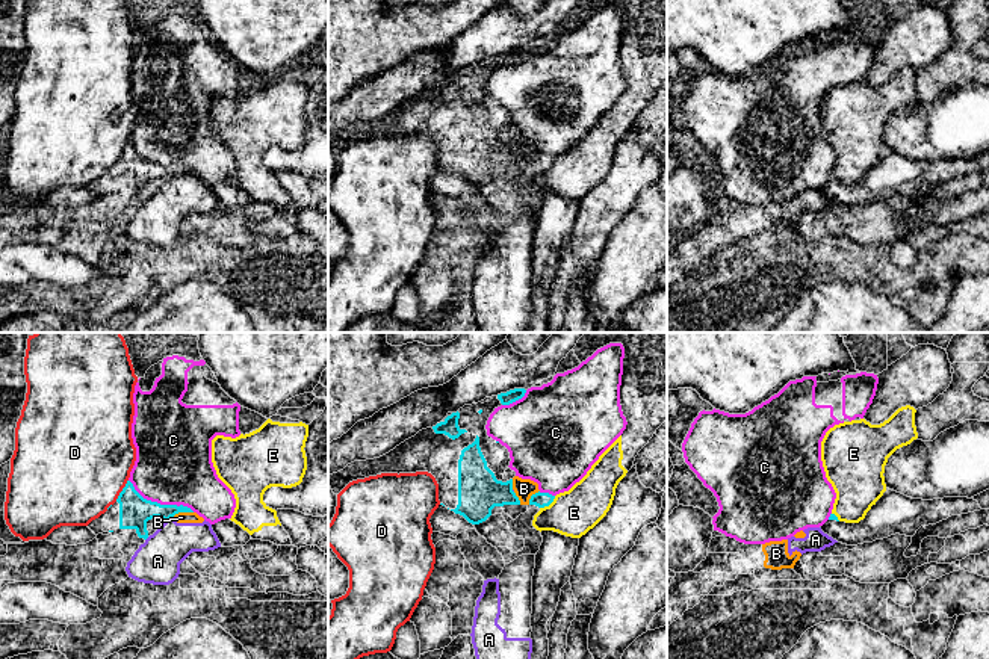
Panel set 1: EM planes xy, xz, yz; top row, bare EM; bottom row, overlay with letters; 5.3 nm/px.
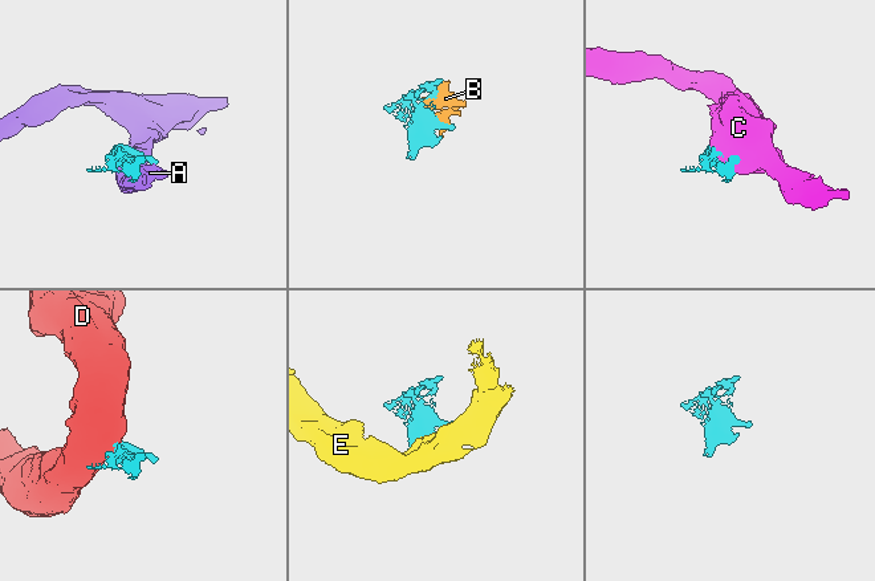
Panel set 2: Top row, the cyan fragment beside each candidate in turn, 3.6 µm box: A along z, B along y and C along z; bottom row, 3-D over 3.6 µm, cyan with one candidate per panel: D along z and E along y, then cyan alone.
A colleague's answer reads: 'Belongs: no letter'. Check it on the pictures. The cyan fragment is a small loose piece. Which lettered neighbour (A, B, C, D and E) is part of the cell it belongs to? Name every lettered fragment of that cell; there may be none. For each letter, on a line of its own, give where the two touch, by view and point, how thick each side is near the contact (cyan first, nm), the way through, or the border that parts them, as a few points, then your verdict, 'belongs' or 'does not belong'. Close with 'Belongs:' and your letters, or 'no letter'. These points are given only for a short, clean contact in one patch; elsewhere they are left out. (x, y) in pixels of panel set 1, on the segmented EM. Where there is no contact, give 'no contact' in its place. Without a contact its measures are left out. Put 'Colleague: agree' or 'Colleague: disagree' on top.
Colleague: agree
A: xy (168, 519) | 170/240 nm | along xy (173, 516), (165, 522) | does not belong
B: xy (182, 511) | 170/60 nm | does not belong
C: xy (159, 504) | 170/400 nm | does not belong
D: xy (123, 490) | 170/480 nm | does not belong
E: xz (548, 505) | 80/240 nm | does not belong
Belongs: no letter

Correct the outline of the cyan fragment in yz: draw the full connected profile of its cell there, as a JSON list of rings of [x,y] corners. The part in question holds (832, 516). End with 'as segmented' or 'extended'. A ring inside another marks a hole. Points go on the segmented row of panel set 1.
[[[886,488],[859,523],[839,521],[835,514],[820,526],[824,534],[847,546],[873,543],[900,534],[913,537],[921,526],[936,524],[951,515],[989,509],[989,490],[968,497],[933,500],[912,499]]]; extended

